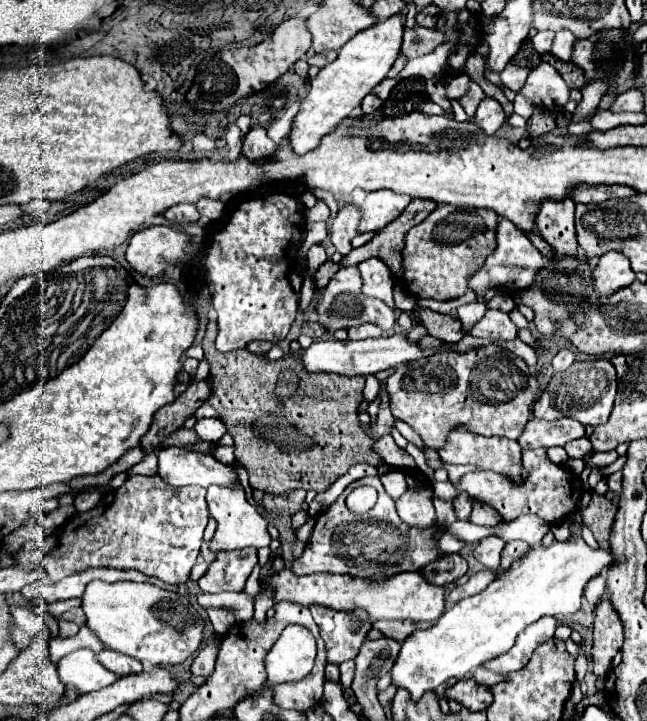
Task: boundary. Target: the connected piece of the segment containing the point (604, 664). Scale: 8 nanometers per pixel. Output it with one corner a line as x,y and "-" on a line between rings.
600,600
594,608
594,638
592,638
592,658
594,674
606,676
612,658
620,652
624,644
624,628
618,612
612,608
610,600

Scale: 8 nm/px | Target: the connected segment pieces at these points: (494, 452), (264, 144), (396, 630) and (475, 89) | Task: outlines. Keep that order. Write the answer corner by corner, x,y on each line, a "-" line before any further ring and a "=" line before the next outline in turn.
458,426
454,430
448,432
444,446
438,450
442,462
446,464
474,464
480,470
492,470
498,472
506,478
510,478
516,486
522,484
522,460
520,460
520,444
516,440
510,438
502,438
502,436
482,436
476,432
466,430
464,426
=
252,126
242,142
242,154
248,156
250,160
266,158
266,156
270,156
270,152
274,152
274,148
276,148
276,144
268,138
268,134
262,126
=
378,620
372,624
376,630
380,630
384,636
394,638
398,642
404,642
414,630
418,628
426,628
430,624
422,624
422,622
408,622
408,620
=
470,82
466,94
464,94
458,102
460,102
460,106
466,110
468,116
474,116
474,114
476,114
476,108
478,108
478,104
480,104
482,98
484,98
484,90
482,90
476,82

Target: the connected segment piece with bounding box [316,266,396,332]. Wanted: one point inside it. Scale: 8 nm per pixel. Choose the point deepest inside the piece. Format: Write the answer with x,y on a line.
341,306

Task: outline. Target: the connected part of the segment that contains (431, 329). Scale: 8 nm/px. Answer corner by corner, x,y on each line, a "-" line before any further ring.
416,304
414,312
412,312
414,320
422,322
422,326
428,330
428,334
432,334
434,338
446,340
446,342
458,342
464,334
462,334
462,324
446,314
438,314
432,312
430,308
422,308

